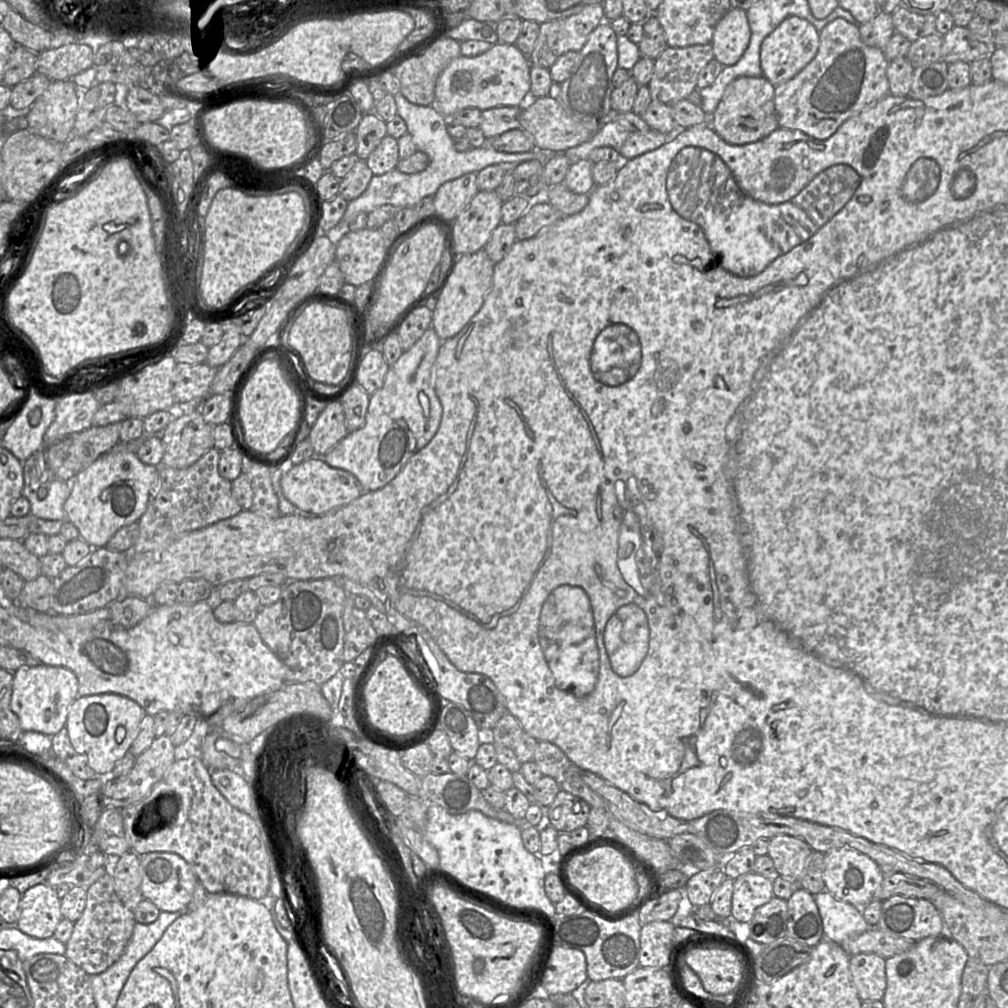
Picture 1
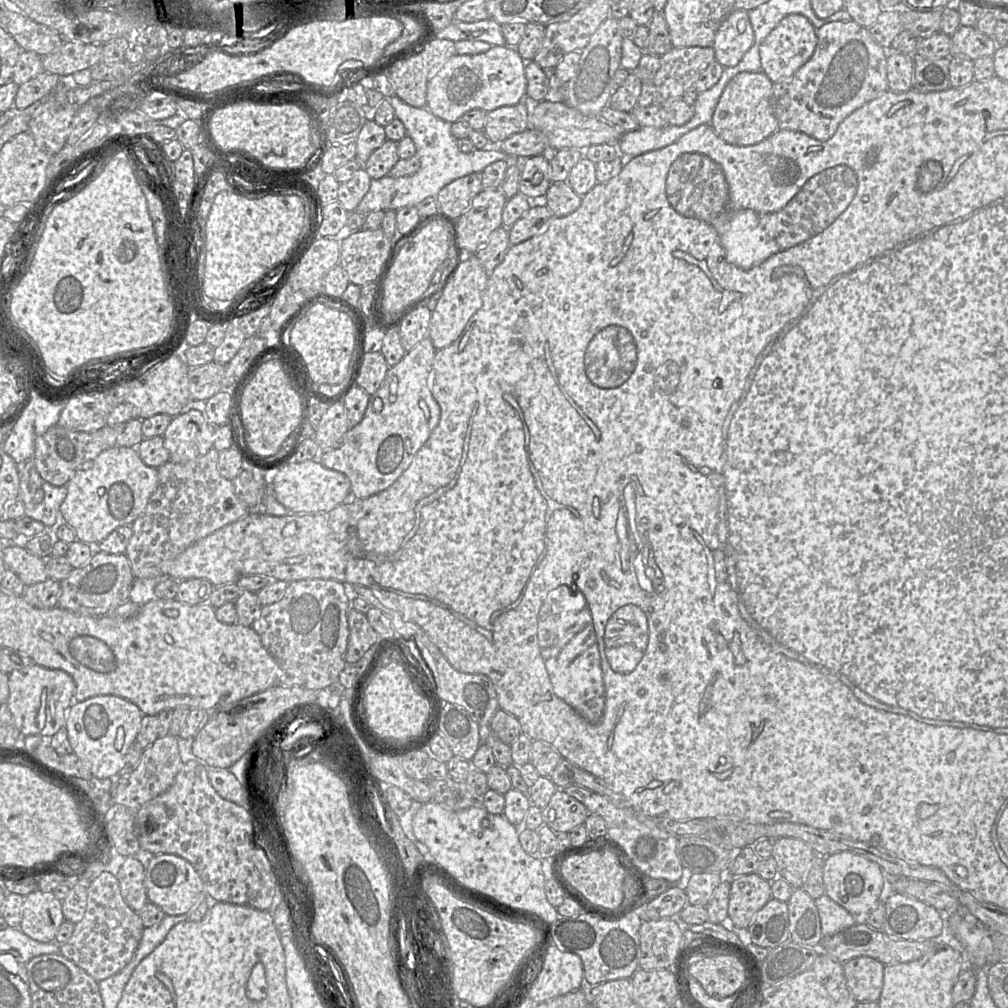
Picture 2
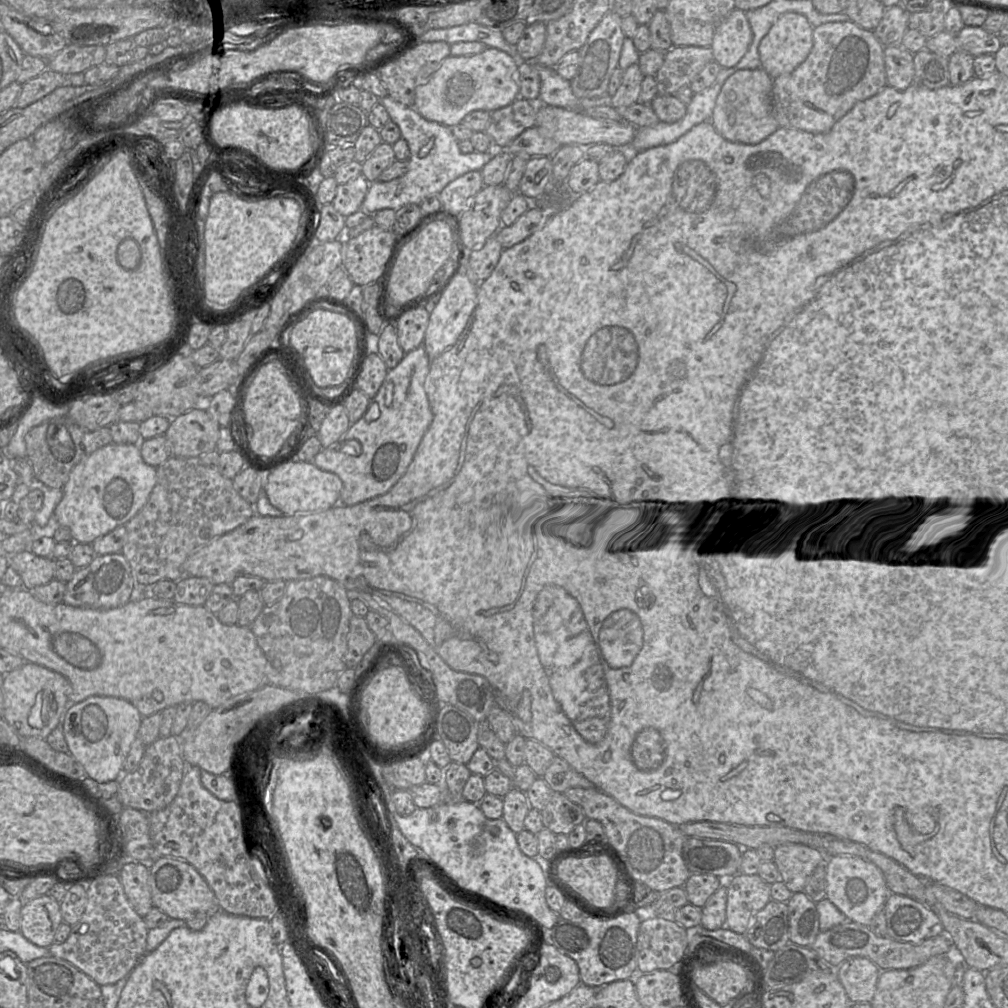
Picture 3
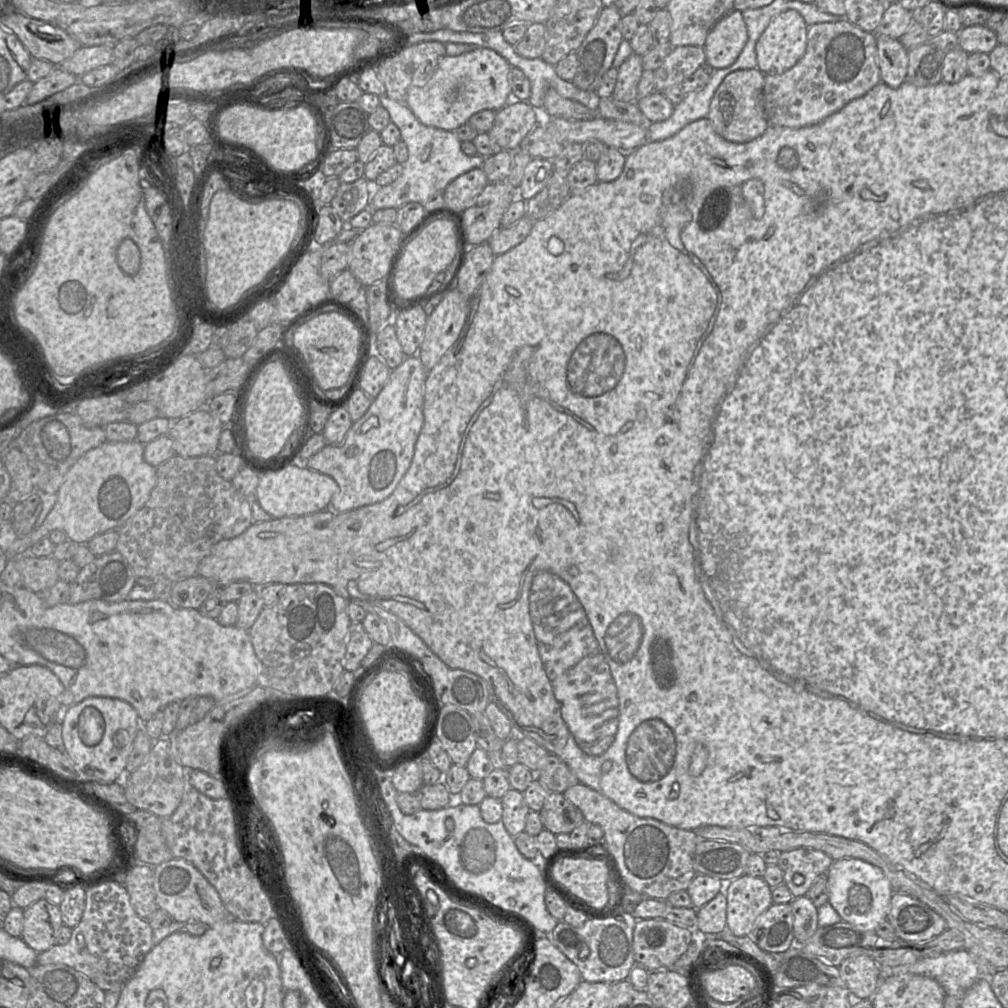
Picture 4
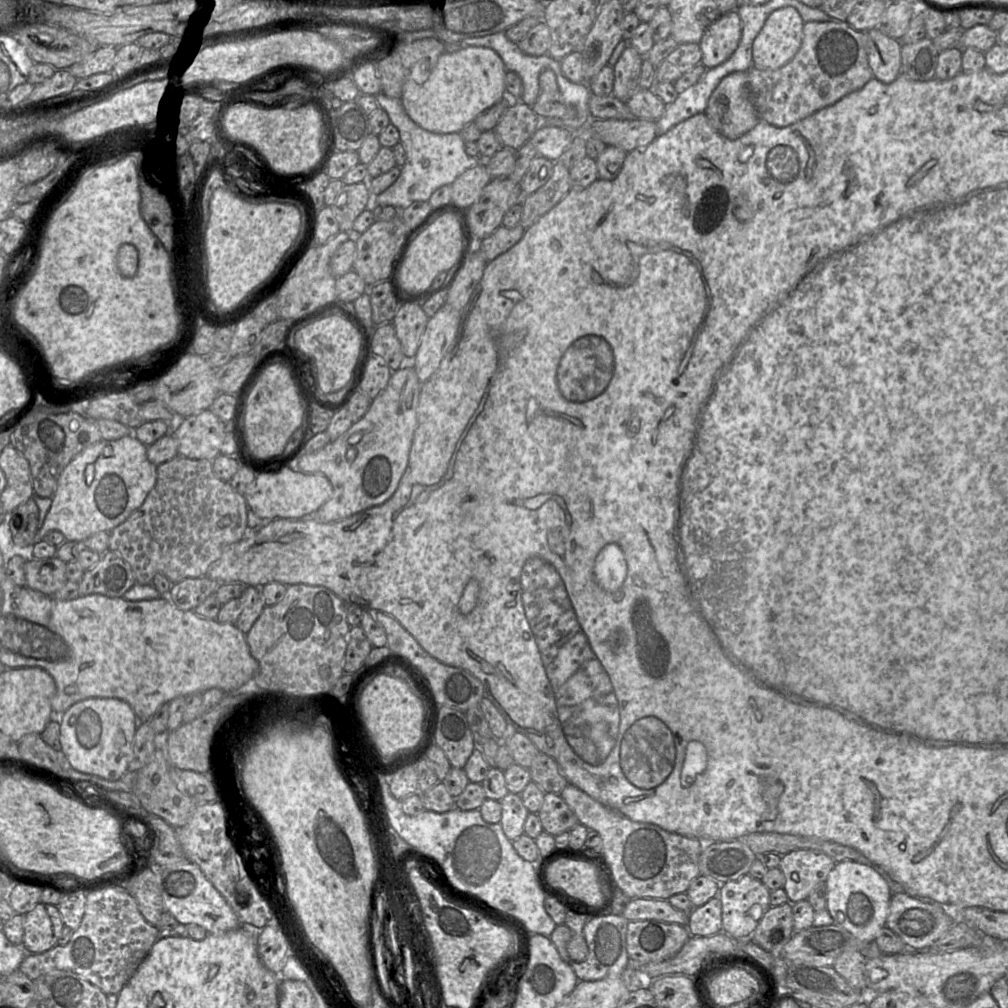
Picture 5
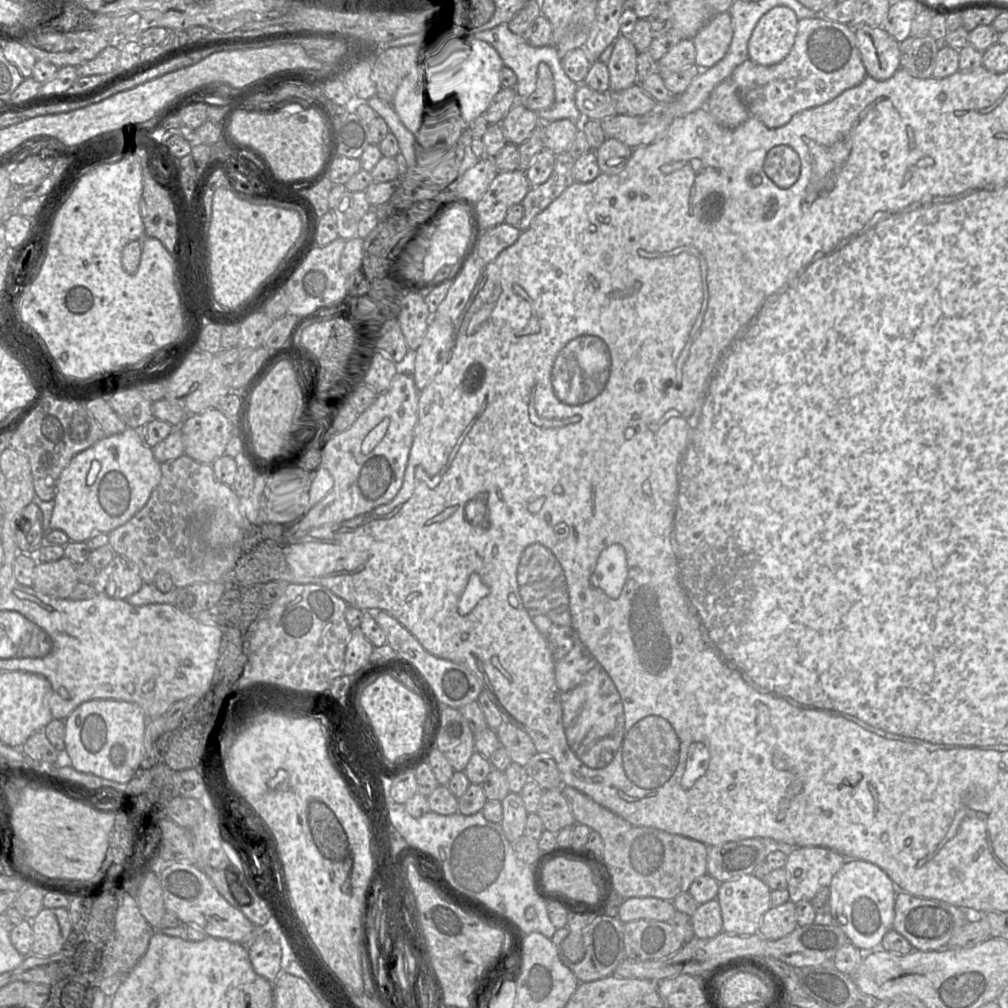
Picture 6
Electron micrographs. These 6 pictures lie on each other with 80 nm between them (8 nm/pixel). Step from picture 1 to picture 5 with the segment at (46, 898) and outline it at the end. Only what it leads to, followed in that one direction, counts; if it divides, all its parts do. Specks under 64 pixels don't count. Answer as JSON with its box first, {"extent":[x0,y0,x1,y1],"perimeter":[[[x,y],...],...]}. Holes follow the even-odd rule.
{"extent":[23,902,64,953],"perimeter":[[[39,902],[24,914],[23,945],[27,952],[42,953],[55,945],[64,927],[58,906]]]}

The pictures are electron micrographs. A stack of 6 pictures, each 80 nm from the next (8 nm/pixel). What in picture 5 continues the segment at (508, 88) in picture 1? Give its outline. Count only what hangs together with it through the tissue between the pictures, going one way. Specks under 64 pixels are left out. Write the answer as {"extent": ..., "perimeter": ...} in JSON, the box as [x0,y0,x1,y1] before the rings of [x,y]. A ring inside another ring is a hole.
{"extent":[400,46,506,134],"perimeter":[[[480,46],[464,47],[456,52],[444,52],[438,58],[431,76],[424,83],[408,79],[402,90],[400,102],[409,118],[422,129],[438,134],[459,133],[483,111],[505,99],[506,68],[499,55],[492,49]]]}

